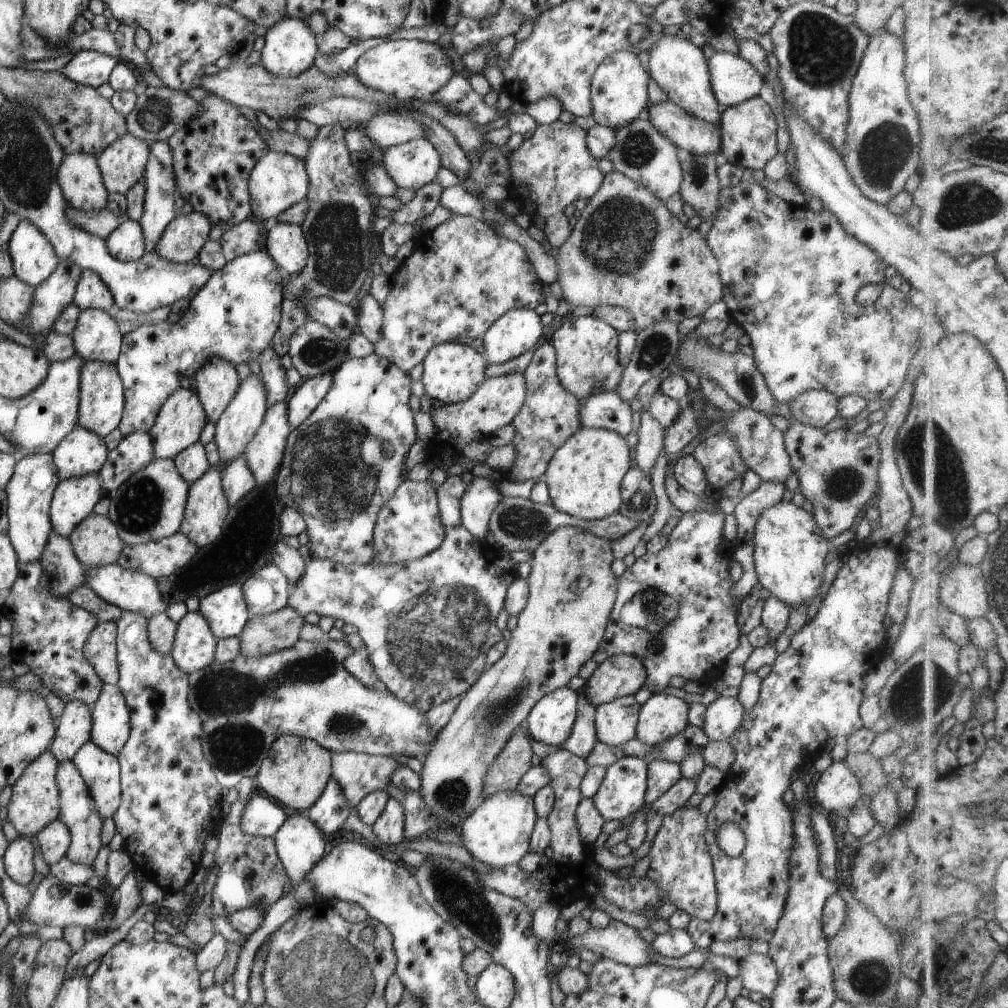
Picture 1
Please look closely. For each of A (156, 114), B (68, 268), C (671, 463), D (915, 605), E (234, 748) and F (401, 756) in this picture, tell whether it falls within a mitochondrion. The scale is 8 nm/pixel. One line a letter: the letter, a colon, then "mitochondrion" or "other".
A: mitochondrion
B: other
C: other
D: other
E: mitochondrion
F: other

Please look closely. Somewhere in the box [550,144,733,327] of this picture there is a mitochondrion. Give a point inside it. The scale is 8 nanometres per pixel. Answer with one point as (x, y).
(619, 237)

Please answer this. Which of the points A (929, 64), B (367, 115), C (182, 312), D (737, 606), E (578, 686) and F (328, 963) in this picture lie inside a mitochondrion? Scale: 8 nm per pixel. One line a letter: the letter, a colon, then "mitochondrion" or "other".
A: mitochondrion
B: other
C: other
D: other
E: other
F: mitochondrion

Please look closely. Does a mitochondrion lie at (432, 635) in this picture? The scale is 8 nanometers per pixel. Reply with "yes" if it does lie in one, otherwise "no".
yes

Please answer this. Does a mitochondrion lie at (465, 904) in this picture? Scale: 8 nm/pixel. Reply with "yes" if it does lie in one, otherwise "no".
yes

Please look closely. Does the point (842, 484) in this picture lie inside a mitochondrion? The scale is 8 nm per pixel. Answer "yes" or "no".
yes

